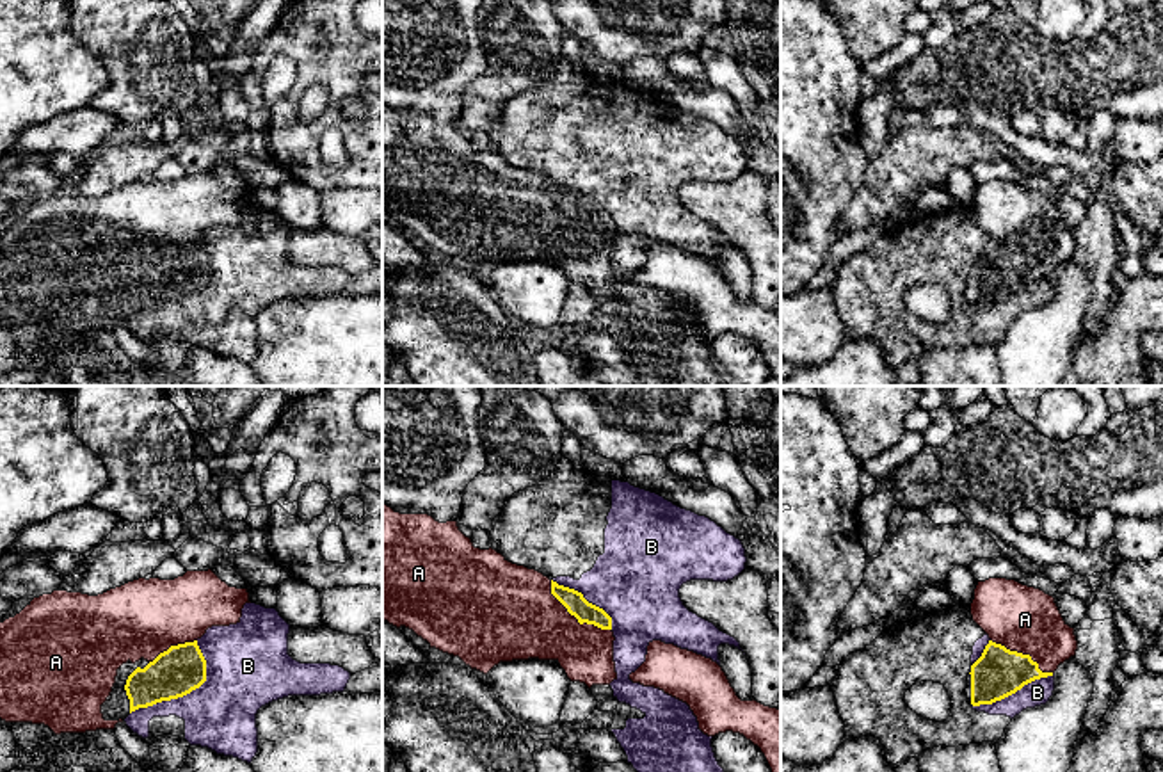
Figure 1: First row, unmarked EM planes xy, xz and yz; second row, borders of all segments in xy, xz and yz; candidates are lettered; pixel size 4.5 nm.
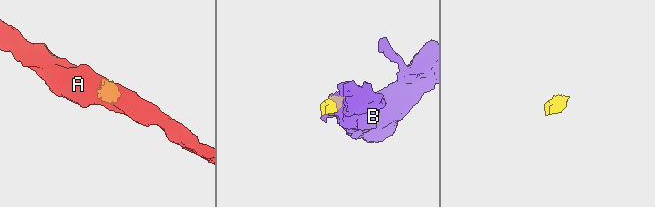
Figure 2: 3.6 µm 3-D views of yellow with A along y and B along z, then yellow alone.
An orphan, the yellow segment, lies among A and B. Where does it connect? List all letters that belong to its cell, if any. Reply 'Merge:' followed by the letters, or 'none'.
Merge: A

